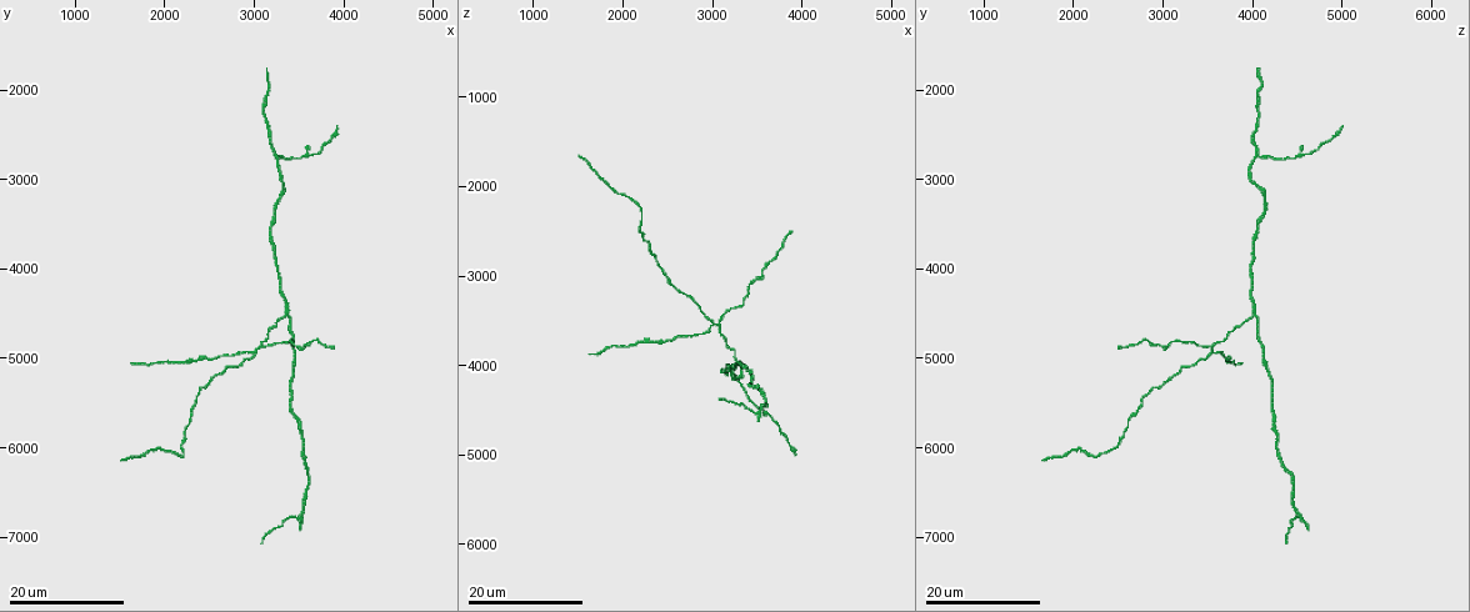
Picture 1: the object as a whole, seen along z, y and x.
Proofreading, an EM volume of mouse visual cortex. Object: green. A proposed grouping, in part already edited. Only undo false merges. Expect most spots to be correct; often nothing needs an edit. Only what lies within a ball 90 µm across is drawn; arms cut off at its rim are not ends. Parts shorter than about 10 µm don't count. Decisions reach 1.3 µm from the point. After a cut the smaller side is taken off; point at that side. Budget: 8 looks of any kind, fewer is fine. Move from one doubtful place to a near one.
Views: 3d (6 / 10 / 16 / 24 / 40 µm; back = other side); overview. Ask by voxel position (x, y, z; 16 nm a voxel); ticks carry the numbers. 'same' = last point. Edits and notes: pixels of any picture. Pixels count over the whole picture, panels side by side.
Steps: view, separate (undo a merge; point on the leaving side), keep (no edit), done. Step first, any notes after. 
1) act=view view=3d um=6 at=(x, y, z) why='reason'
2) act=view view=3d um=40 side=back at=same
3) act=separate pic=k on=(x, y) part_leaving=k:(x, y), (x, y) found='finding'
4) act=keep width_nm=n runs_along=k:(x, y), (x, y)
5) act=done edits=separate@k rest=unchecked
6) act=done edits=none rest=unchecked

act=view view=3d um=24 at=(3650, 2750, 4550)

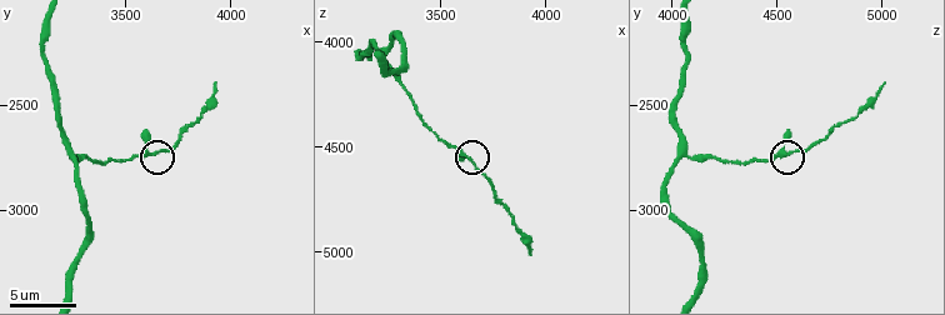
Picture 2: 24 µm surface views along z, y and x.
act=view view=3d um=10 at=(3650, 2740, 4550)

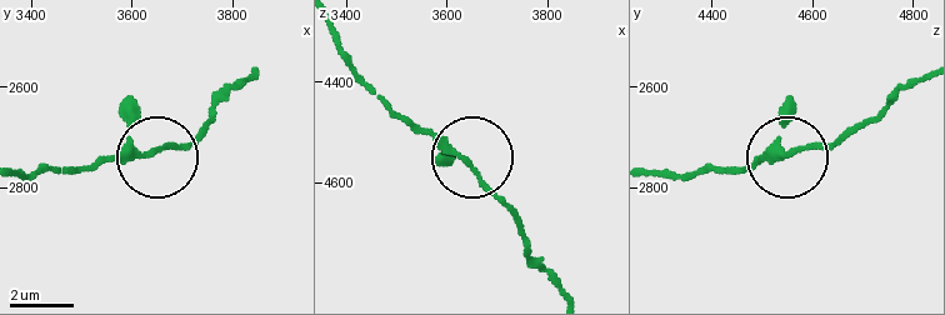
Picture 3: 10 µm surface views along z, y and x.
act=keep width_nm=160 found='continuous, no second neuron'

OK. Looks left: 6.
act=view view=3d um=16 at=(3350, 4500, 4050) why='two arms in line, one across'

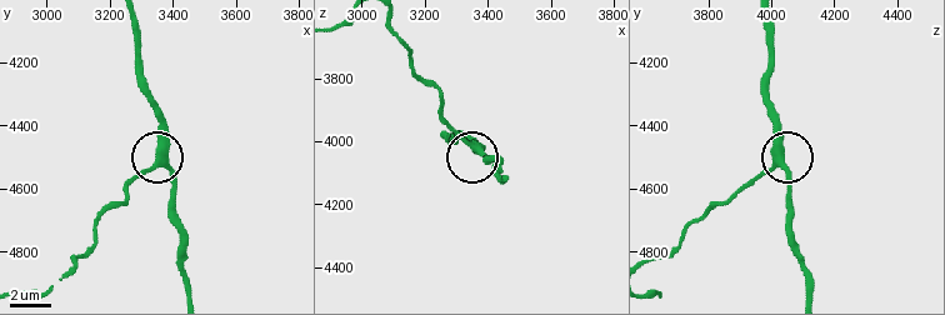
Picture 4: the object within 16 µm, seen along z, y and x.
act=view view=3d um=10 at=(3370, 4500, 4030)

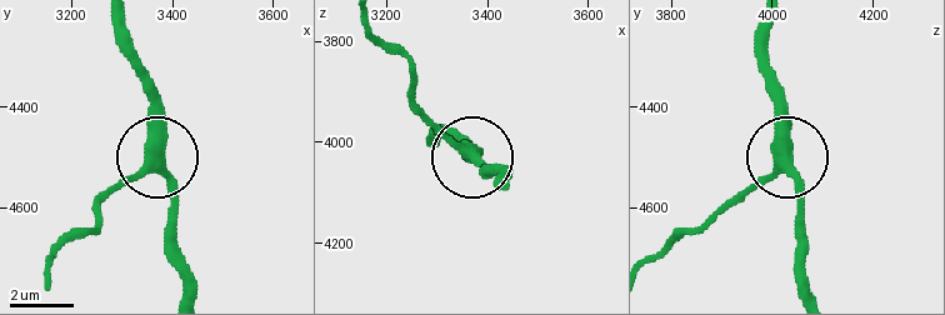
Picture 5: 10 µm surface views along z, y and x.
act=keep runs_along=5:(684, 226), (709, 224), (786, 159), (798, 194), (798, 256) found='continuous, no second neuron'

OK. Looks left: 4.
act=view view=3d um=24 at=(3500, 4900, 3050) why='thick turns thin'

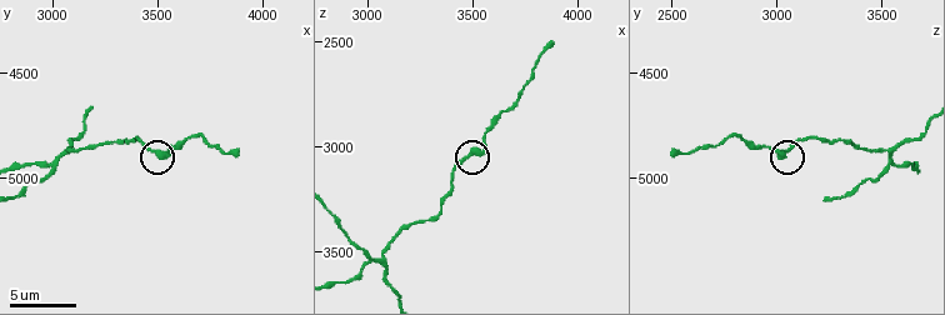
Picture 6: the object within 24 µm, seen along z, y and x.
act=view view=3d um=10 at=(3530, 4890, 3020)

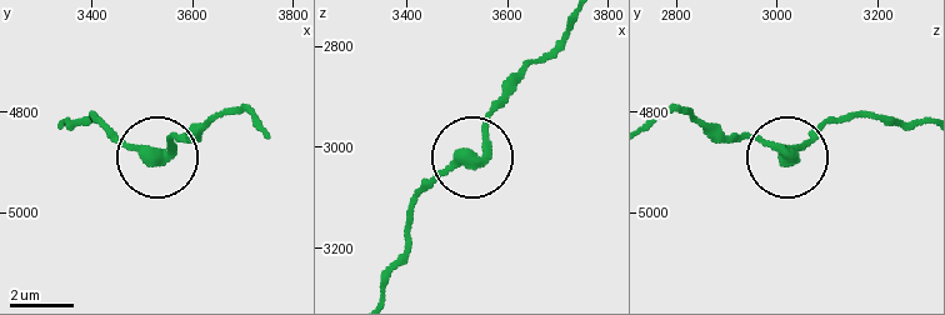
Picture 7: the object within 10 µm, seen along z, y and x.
act=keep runs_along=7:(63, 121), (93, 119), (146, 154), (191, 129) found='continuous, no second neuron'

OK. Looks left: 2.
act=view view=3d um=10 at=(3000, 4930, 3550) why='arms part here'

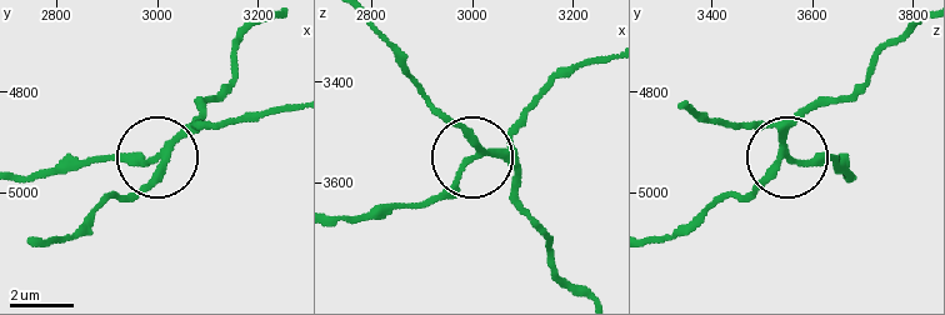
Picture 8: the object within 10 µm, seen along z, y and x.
act=separate pic=8 on=(133, 161) side_arm_um=25 arms=3 found='two neurons meet here'

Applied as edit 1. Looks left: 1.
act=done edits=separate@8 rest=unchecked

